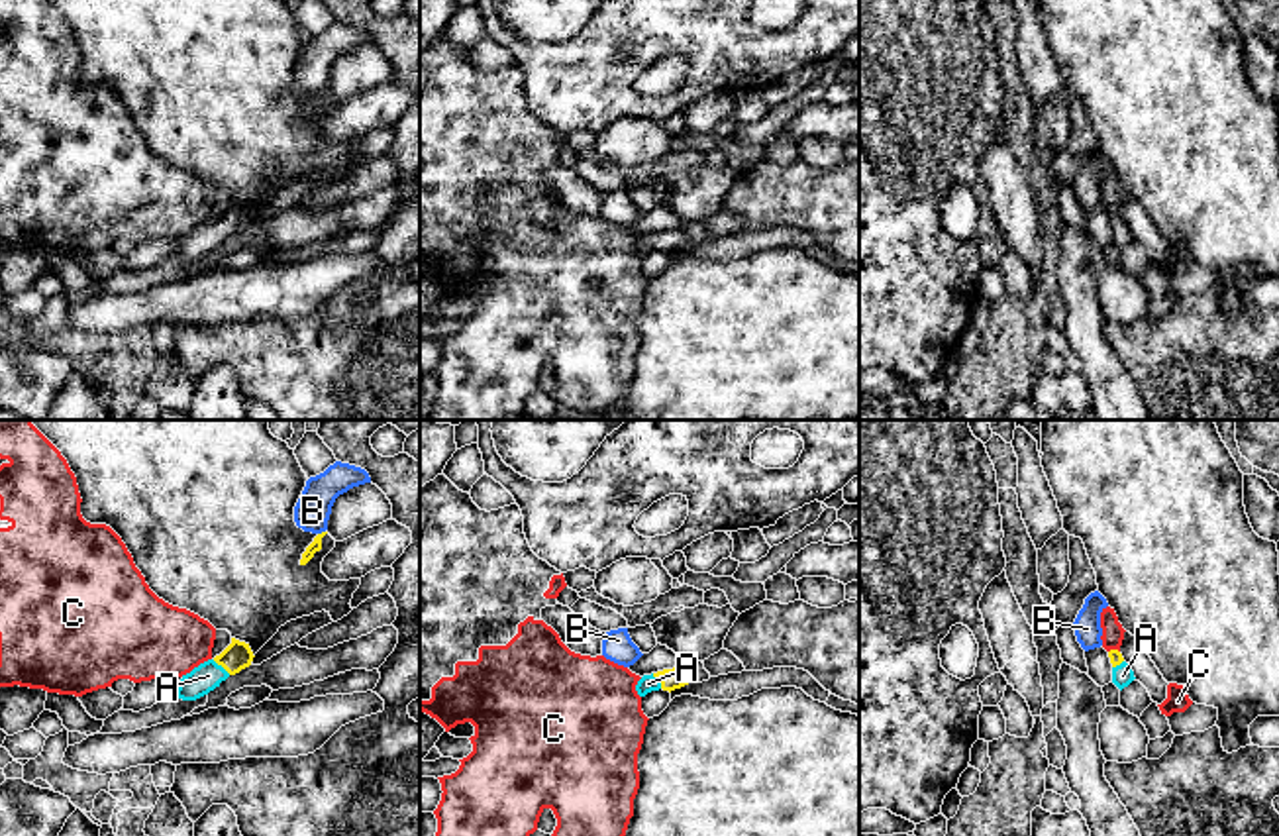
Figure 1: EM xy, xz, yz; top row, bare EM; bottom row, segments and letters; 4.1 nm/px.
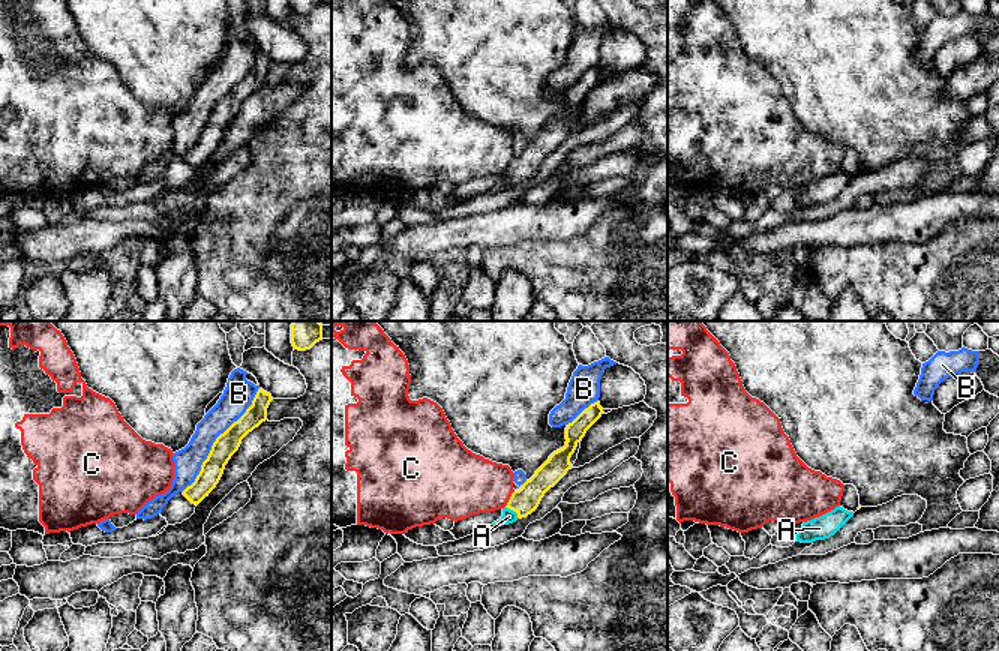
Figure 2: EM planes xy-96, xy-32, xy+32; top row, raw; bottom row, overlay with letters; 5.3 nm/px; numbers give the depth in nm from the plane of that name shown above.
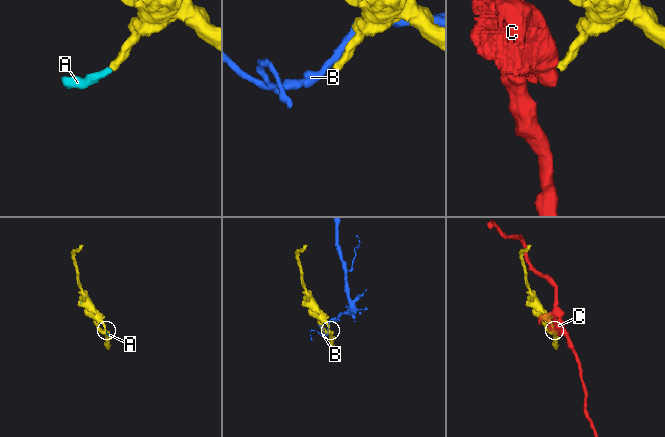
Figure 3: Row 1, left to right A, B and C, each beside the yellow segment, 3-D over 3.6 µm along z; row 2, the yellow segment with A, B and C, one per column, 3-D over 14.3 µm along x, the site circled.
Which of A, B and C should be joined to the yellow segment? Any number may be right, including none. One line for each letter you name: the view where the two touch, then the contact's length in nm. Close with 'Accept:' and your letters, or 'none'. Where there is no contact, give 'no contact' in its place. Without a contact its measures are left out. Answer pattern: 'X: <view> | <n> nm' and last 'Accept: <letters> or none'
A: xy | 100 nm
Accept: A

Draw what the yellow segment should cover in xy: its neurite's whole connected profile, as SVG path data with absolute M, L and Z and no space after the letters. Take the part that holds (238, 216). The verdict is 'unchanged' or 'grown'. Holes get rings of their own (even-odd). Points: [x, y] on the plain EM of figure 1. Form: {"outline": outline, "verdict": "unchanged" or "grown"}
{"outline": "M231 198L231 204L214 220L208 220L182 235L179 249L173 257L182 261L196 261L226 241L230 235L239 234L253 222L249 204Z", "verdict": "grown"}

